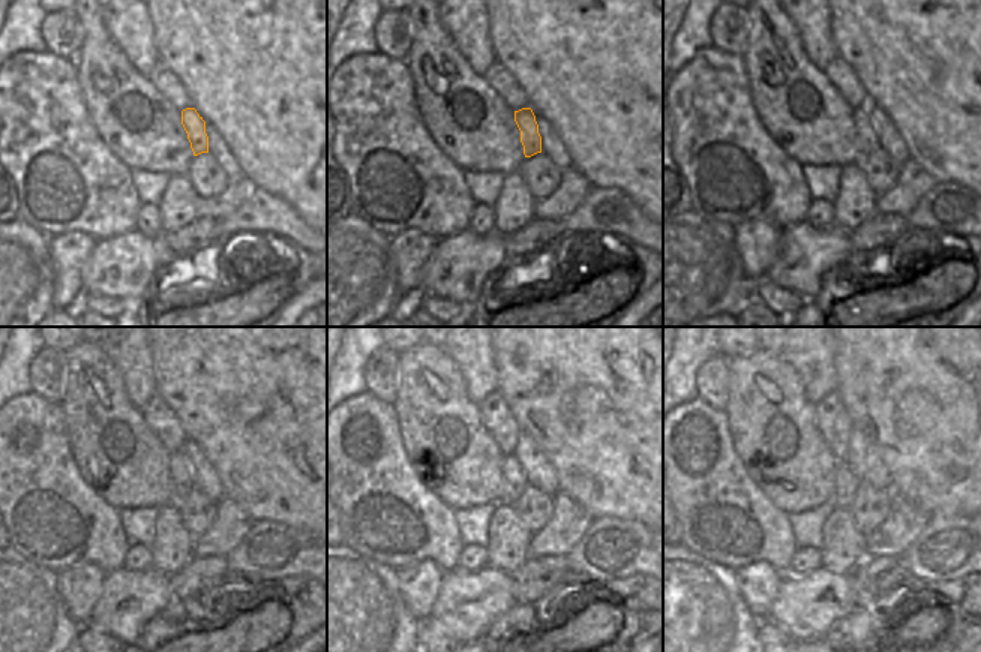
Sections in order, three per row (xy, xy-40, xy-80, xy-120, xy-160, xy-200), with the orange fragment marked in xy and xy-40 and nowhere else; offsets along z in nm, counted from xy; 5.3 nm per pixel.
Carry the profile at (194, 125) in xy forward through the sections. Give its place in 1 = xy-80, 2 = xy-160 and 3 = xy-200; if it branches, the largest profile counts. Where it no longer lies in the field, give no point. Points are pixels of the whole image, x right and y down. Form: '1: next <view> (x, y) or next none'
1: next xy-80 (867, 138)
2: next xy-160 (515, 481)
3: next xy-200 (846, 481)

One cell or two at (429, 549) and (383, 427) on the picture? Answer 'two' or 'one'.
one

